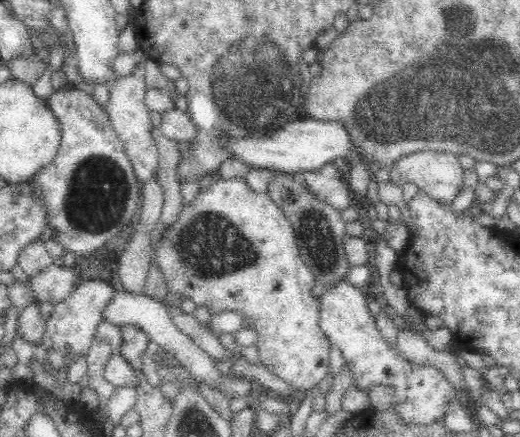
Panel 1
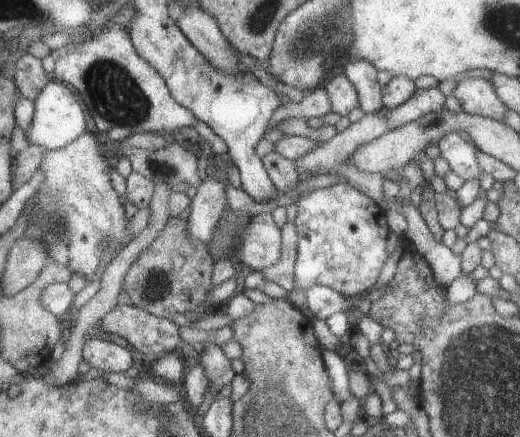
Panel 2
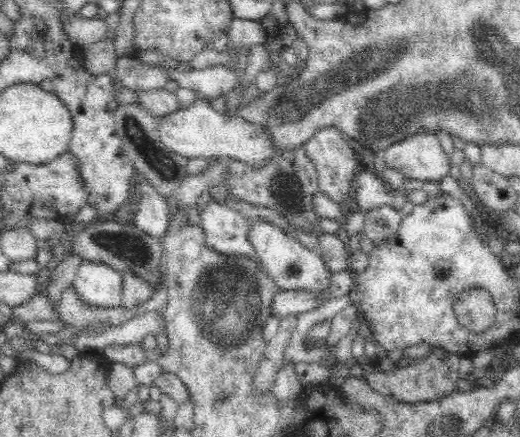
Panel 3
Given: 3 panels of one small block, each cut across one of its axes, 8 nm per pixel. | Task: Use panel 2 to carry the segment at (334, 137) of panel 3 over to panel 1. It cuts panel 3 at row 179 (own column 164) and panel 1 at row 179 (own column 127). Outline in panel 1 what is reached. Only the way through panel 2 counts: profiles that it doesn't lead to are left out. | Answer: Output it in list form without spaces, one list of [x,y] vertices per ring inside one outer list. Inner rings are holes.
[[[326,164],[320,170],[305,173],[304,188],[316,199],[329,204],[338,213],[350,206],[346,183],[340,181],[339,169]]]

